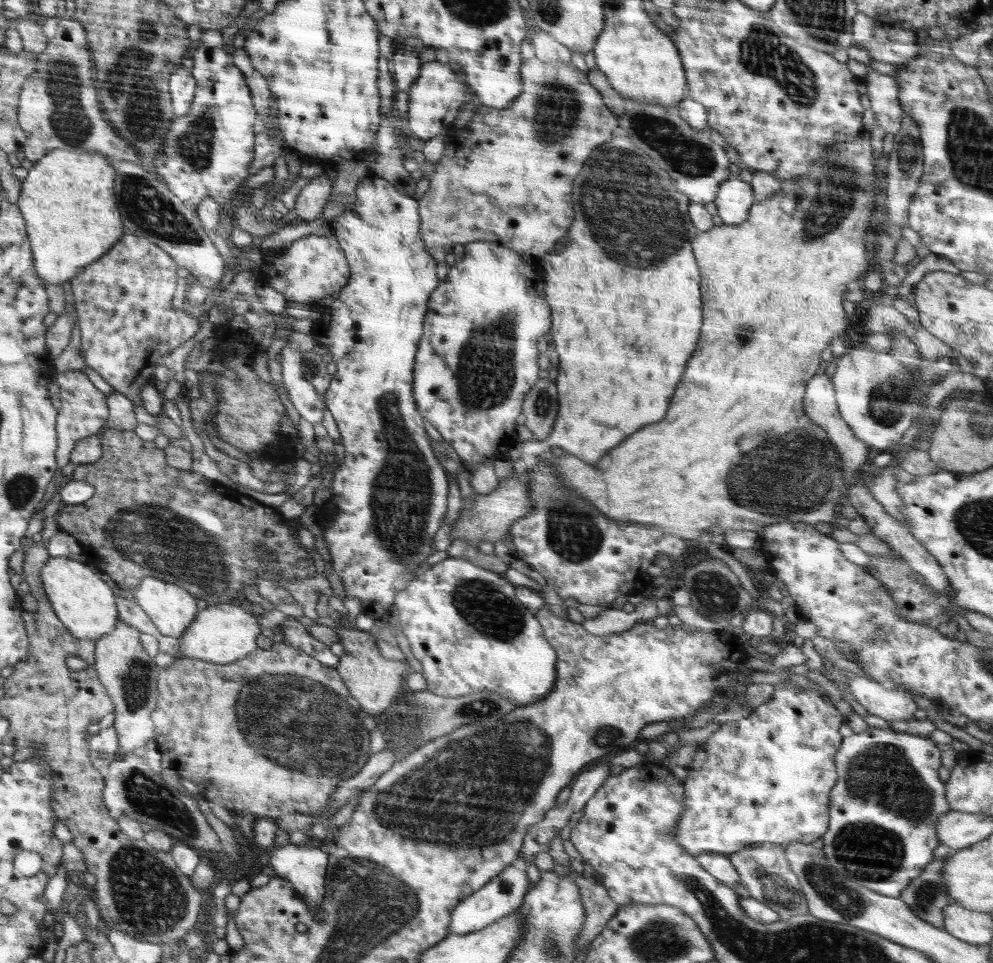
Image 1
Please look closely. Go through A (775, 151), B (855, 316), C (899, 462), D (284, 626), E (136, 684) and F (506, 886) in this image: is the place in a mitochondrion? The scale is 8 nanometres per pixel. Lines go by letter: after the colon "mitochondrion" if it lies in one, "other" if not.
A: other
B: other
C: other
D: other
E: mitochondrion
F: mitochondrion

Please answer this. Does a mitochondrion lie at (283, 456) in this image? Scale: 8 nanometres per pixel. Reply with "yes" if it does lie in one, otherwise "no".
no

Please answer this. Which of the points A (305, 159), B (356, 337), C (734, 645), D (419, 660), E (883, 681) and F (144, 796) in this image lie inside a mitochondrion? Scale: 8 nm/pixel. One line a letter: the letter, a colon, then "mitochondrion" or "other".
A: other
B: other
C: other
D: other
E: other
F: mitochondrion

